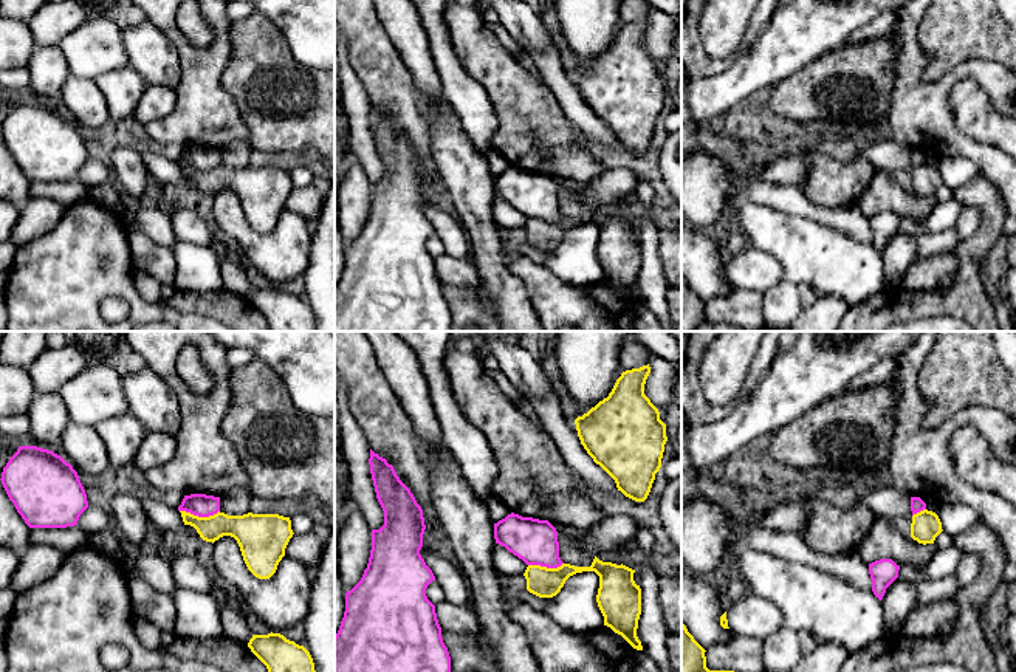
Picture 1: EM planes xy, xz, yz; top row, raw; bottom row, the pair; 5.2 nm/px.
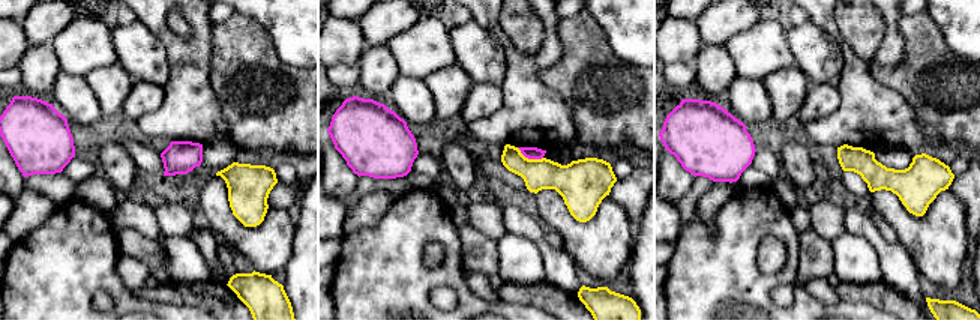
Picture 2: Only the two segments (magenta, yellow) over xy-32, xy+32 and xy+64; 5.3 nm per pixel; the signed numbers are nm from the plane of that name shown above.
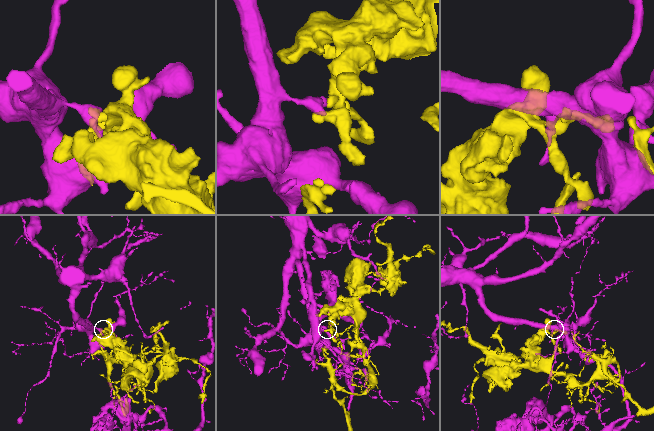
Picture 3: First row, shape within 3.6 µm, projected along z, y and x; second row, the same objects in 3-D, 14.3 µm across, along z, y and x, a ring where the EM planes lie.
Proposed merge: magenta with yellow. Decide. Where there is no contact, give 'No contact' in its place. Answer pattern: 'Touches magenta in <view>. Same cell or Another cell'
Touches magenta in xy. Same cell

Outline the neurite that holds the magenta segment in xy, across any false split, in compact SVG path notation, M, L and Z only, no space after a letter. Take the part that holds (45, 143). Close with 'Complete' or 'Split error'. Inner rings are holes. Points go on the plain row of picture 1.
M19 99L0 133L29 181L74 180L88 161L77 125L48 102Z. Complete

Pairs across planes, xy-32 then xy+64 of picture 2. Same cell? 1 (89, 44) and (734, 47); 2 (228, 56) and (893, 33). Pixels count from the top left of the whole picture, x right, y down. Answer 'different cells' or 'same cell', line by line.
1: same cell
2: different cells

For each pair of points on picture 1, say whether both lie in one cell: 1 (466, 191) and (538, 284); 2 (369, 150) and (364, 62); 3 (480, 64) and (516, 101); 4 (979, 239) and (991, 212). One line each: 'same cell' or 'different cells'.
1: different cells
2: different cells
3: same cell
4: same cell

